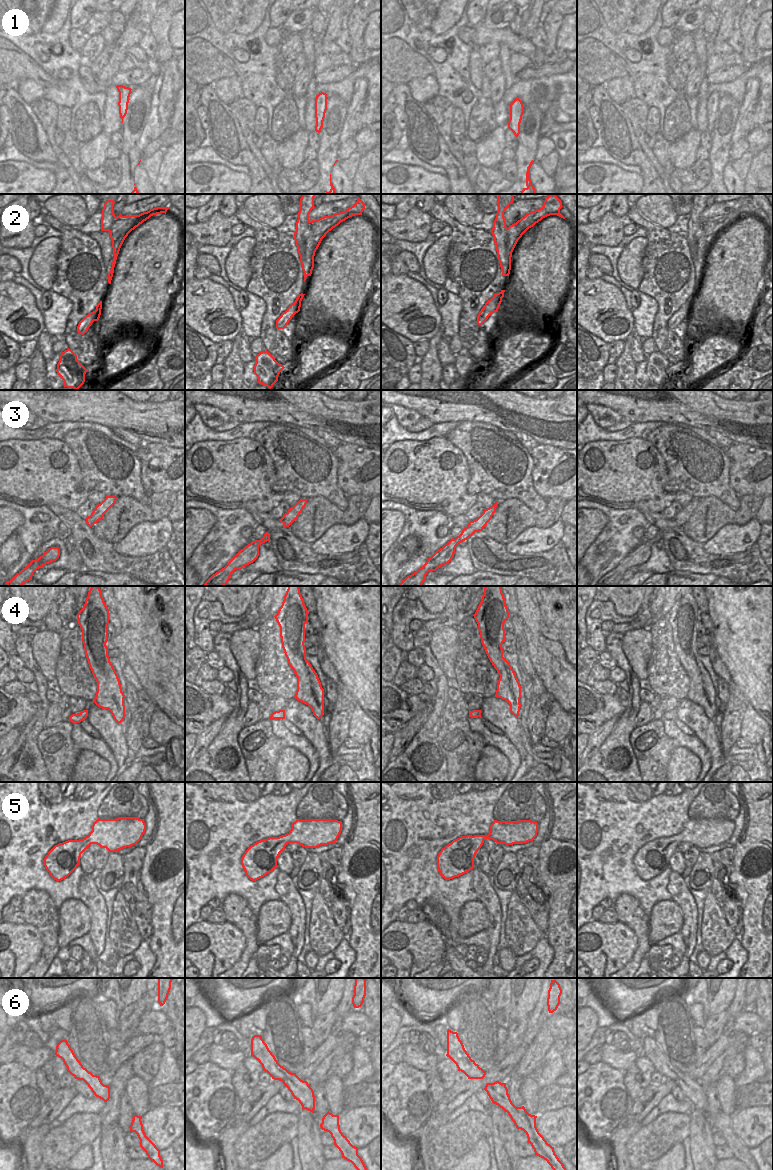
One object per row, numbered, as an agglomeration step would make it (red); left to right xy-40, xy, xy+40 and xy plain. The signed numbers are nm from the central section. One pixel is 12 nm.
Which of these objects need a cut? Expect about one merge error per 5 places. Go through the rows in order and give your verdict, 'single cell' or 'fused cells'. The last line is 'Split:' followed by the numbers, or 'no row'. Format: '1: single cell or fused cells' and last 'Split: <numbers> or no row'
1: single cell
2: fused cells
3: single cell
4: single cell
5: single cell
6: fused cells
Split: 2, 6

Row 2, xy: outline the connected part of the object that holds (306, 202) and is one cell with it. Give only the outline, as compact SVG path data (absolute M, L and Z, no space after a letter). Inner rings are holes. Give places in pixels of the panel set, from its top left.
M302 194L299 202L300 210L298 212L298 219L296 222L296 231L294 232L294 240L296 242L302 270L304 272L304 281L306 280L307 276L311 276L312 270L314 268L315 253L312 254L311 258L305 258L305 242L310 226L309 214L311 210L315 207L315 195L316 194Z

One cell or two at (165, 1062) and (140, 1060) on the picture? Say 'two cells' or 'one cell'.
two cells

